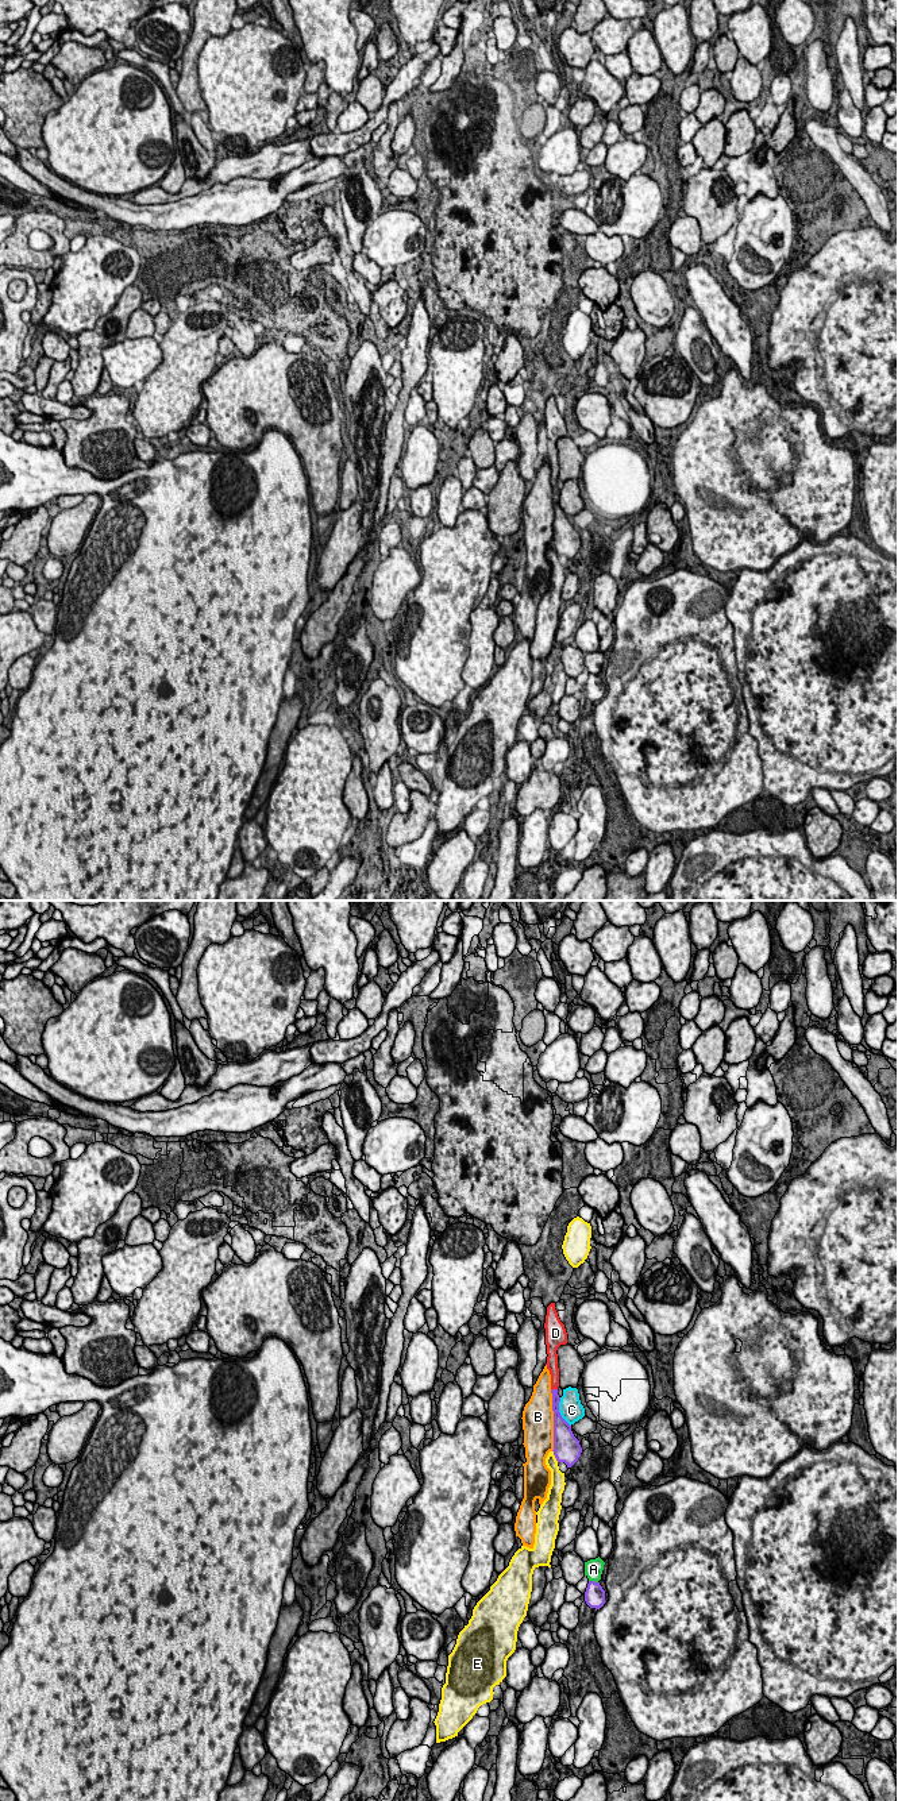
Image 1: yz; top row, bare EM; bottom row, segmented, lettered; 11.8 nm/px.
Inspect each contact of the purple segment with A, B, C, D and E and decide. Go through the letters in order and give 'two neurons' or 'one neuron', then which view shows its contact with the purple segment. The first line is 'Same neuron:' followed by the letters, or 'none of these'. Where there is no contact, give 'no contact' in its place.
Same neuron: D
A: two neurons; contact in yz
B: two neurons; contact in yz
C: two neurons; contact in yz
D: one neuron; contact in yz
E: two neurons; contact in yz

